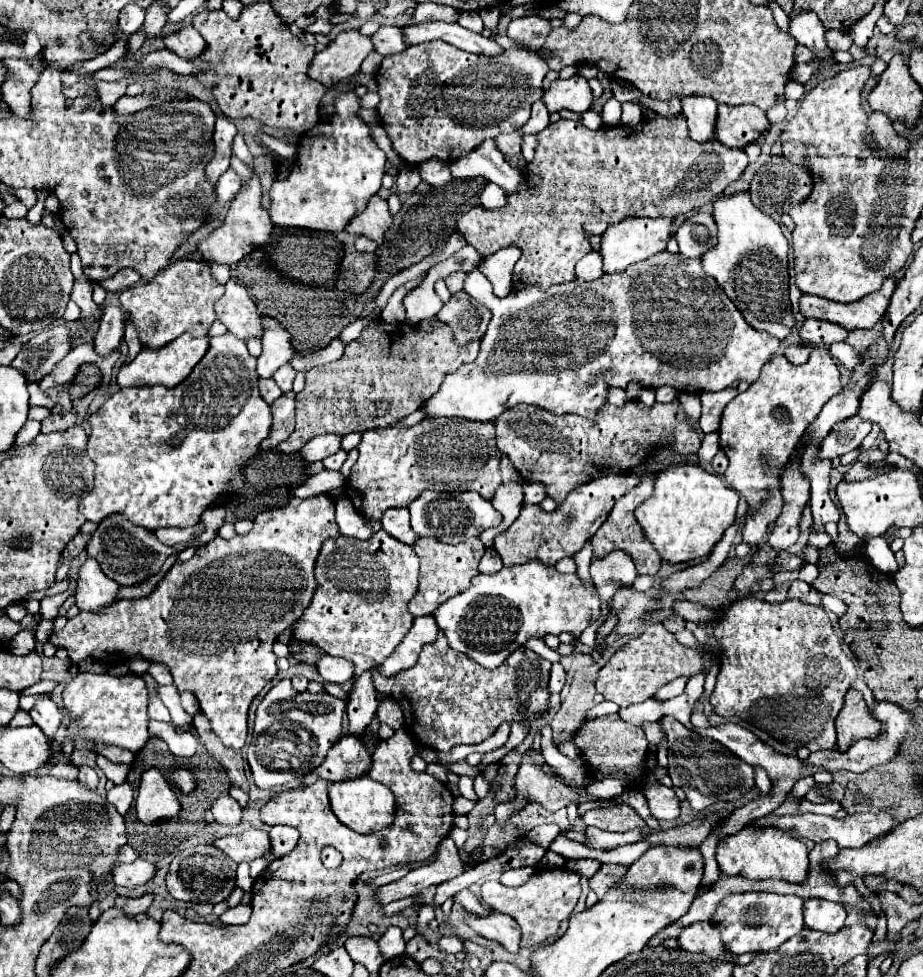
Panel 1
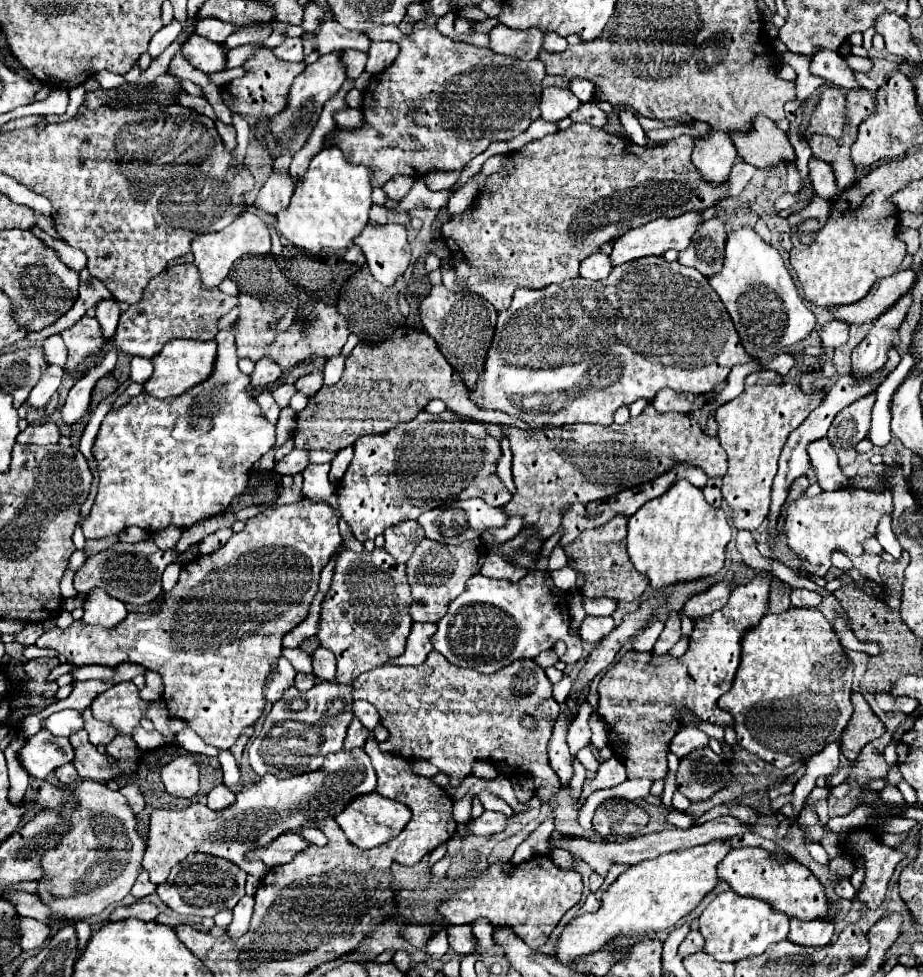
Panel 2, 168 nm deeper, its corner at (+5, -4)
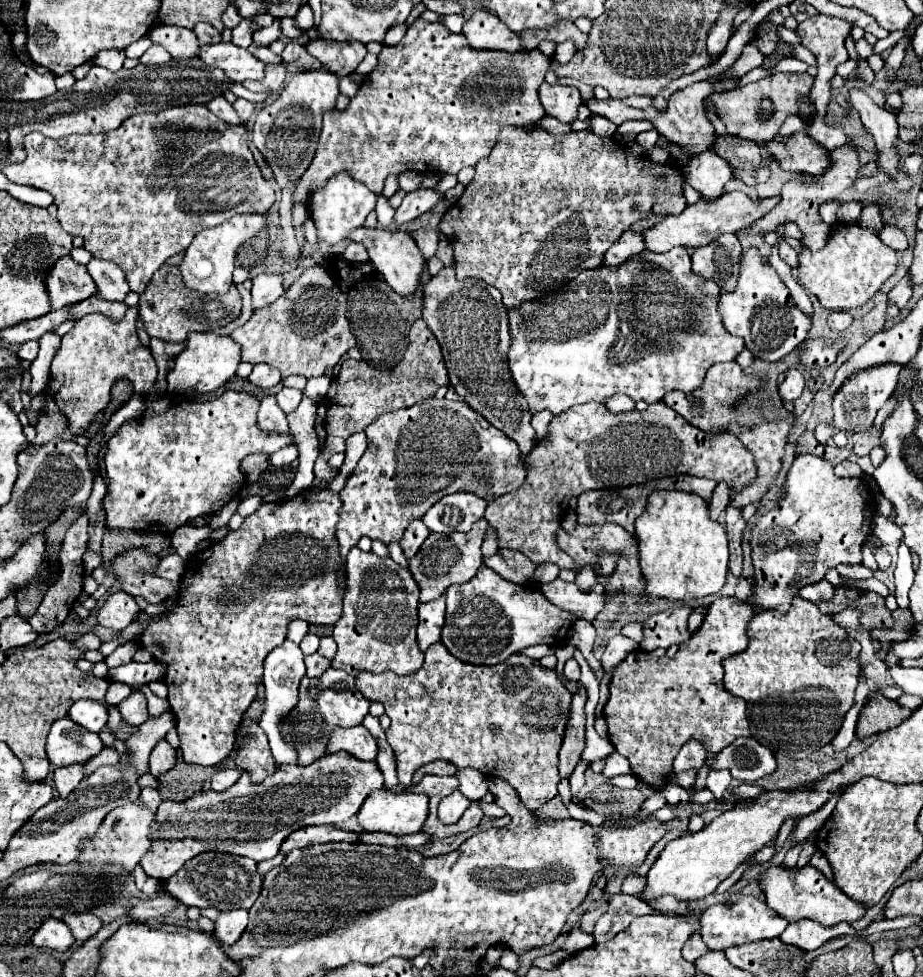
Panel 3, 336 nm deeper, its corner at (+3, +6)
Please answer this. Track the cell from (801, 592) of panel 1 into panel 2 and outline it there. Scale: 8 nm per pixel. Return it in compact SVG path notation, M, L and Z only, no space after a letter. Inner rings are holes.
M794 589L790 595L790 601L794 607L816 607L822 601L822 597L820 593L814 593L808 589Z

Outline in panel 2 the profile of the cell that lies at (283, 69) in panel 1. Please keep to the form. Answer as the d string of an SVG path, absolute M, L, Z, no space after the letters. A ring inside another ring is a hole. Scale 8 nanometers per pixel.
M260 47L252 53L250 59L246 59L244 77L230 81L228 85L220 87L220 97L228 105L232 113L244 115L244 117L262 117L262 119L274 119L284 107L288 105L288 91L292 81L304 71L304 63L290 63L284 59L278 59L274 55L272 47Z

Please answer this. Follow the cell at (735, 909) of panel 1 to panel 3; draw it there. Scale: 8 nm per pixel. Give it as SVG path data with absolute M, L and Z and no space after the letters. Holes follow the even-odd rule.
M742 895L732 905L712 905L712 907L708 907L704 911L704 915L700 917L700 923L702 923L702 933L700 935L710 949L728 949L732 945L744 945L744 943L762 941L762 939L774 939L788 927L786 919L782 919L764 901L760 901L752 895Z

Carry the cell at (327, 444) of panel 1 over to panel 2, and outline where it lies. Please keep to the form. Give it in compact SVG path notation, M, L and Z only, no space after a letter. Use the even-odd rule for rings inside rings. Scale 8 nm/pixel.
M292 449L282 461L278 461L274 465L274 471L278 471L280 475L296 475L296 473L304 471L304 467L308 465L308 455L310 455L310 451Z

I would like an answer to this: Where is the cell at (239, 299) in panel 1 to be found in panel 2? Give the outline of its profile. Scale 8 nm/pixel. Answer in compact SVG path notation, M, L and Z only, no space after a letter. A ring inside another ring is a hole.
M238 293L236 297L238 297L238 309L240 309L240 315L238 315L236 323L234 323L234 331L236 331L234 337L236 337L238 357L248 357L252 361L258 361L264 355L268 355L282 369L288 369L288 367L292 367L296 363L312 361L316 357L338 355L340 349L346 343L348 333L350 333L344 315L340 315L334 305L318 303L316 307L306 307L302 311L304 313L302 319L294 321L284 333L278 333L274 313L270 309L266 309L260 299L250 297L250 295L242 295L242 293Z

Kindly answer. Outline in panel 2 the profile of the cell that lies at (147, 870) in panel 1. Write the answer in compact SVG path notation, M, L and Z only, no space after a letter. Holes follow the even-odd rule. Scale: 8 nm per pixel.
M140 869L140 875L138 875L138 879L136 879L136 883L134 883L134 887L132 887L130 893L136 899L142 899L142 897L146 897L146 895L150 895L154 891L156 891L156 885L152 885L152 881L148 879L148 871Z

